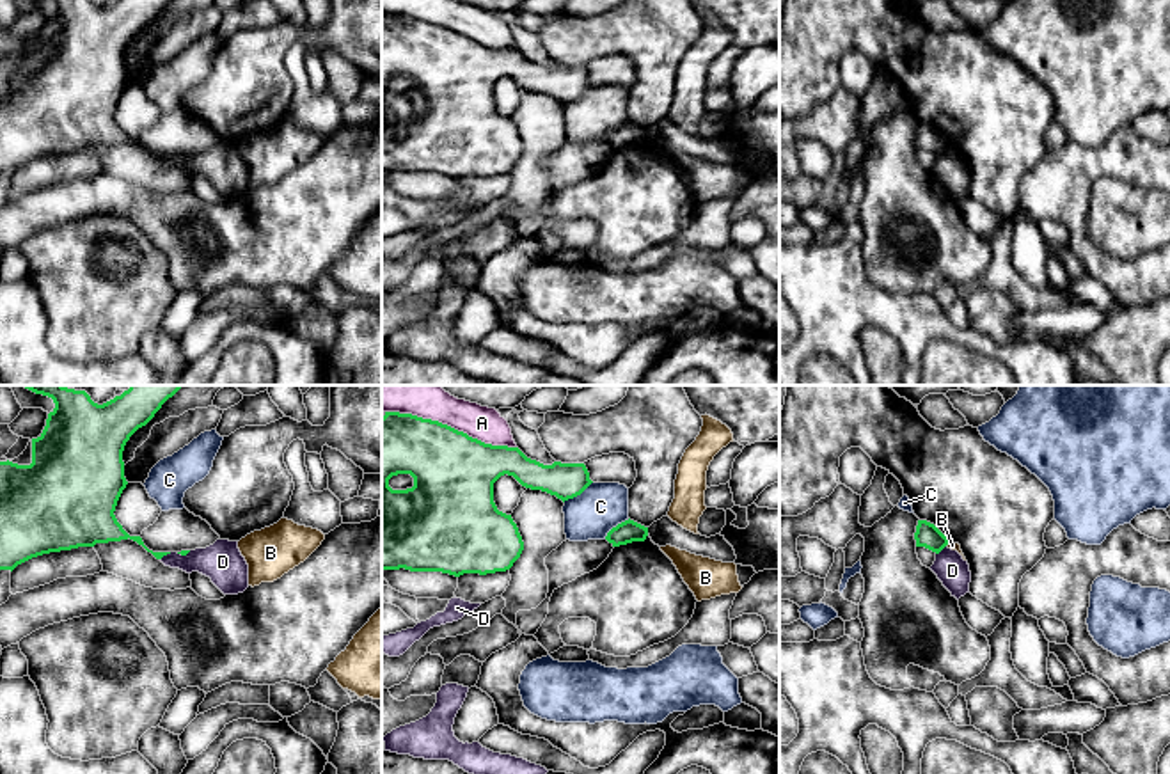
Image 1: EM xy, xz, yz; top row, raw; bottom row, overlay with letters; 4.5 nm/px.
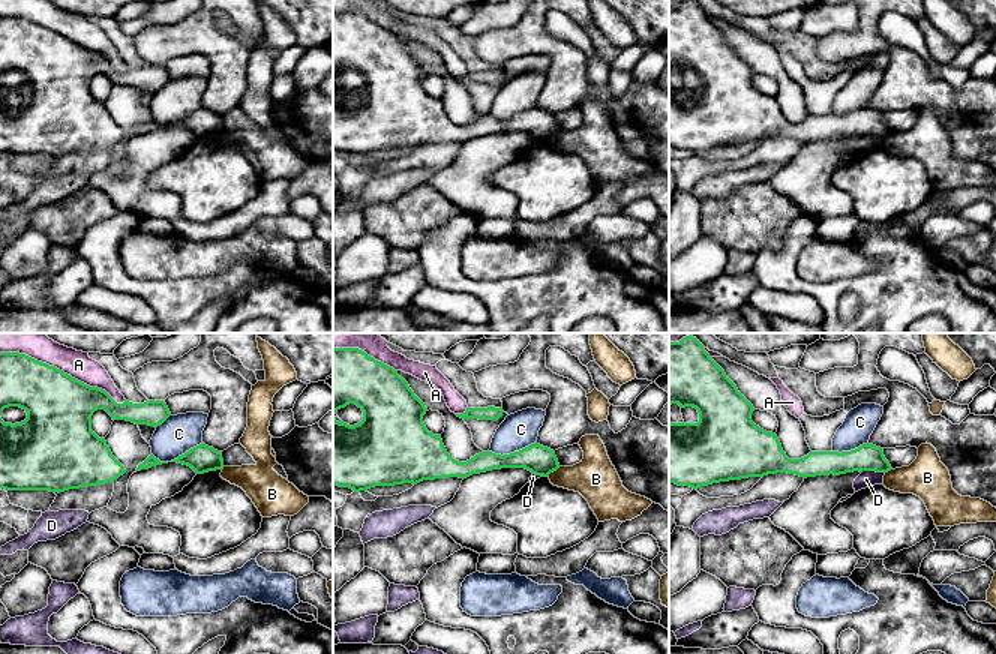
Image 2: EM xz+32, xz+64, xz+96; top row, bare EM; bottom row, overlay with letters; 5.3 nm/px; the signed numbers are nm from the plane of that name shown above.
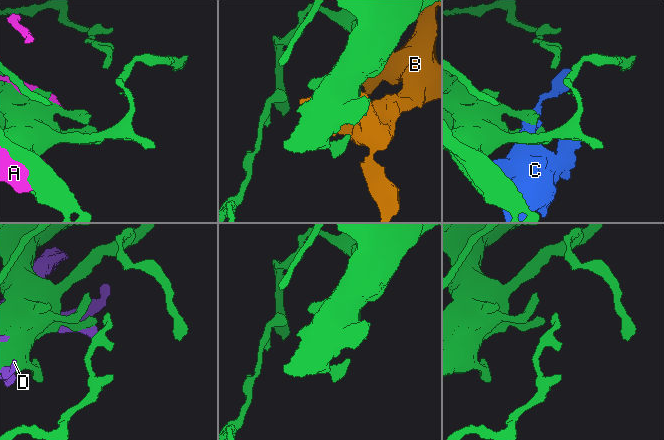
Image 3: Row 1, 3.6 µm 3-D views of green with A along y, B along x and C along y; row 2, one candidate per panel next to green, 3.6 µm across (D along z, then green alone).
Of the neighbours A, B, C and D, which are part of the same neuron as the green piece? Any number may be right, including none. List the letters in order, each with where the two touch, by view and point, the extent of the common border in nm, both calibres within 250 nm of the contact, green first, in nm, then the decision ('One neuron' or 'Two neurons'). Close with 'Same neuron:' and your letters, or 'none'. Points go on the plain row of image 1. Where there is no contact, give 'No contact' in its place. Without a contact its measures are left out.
A: Touches green at xz (450, 29). Shared border 600 nm. Thickness 360 nm (green) against 150 nm. Two neurons
B: Touches green at yz (947, 146). Shared border 40 nm. Thickness 110 nm (green) against 40 nm. Two neurons
C: Touches green at xz (577, 96). Shared border 160 nm. Thickness 160 nm (green) against 220 nm. Two neurons
D: Touches green at xy (166, 157). Shared border 70 nm. Thickness 80 nm (green) against 170 nm. Two neurons
Same neuron: none

